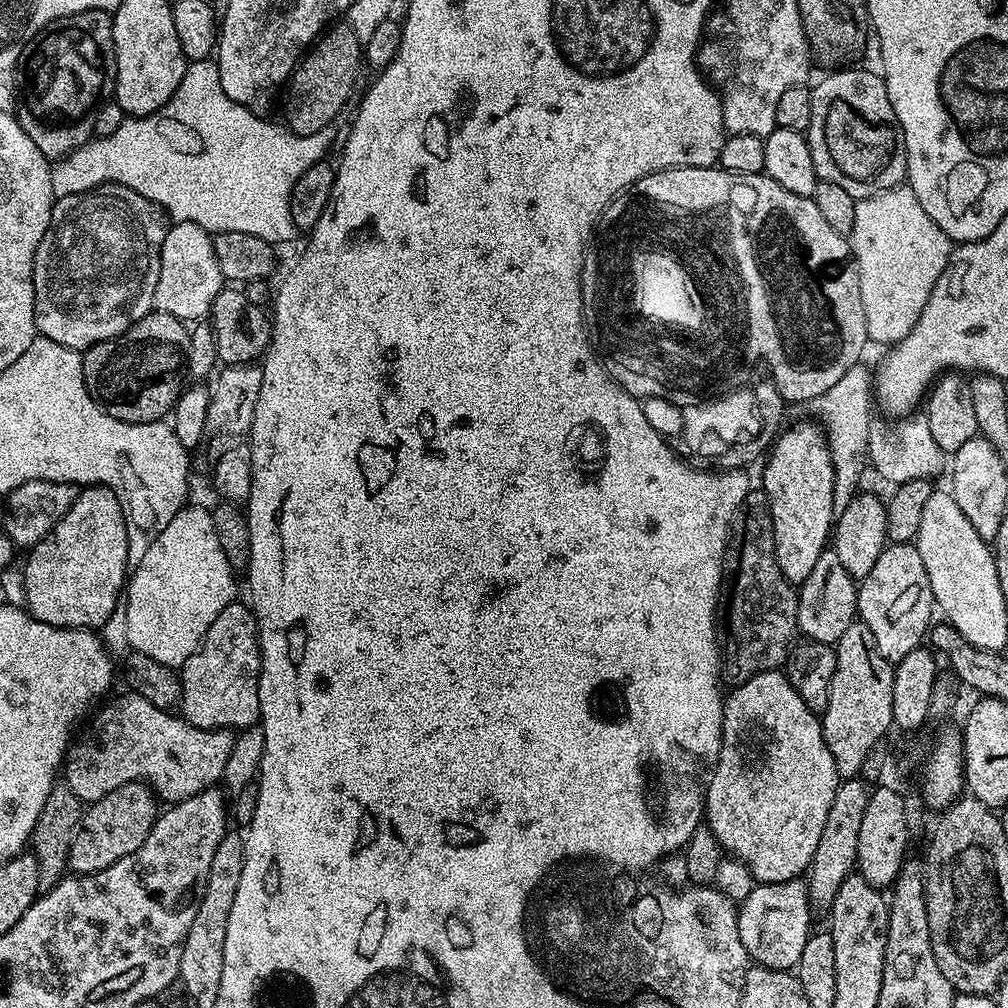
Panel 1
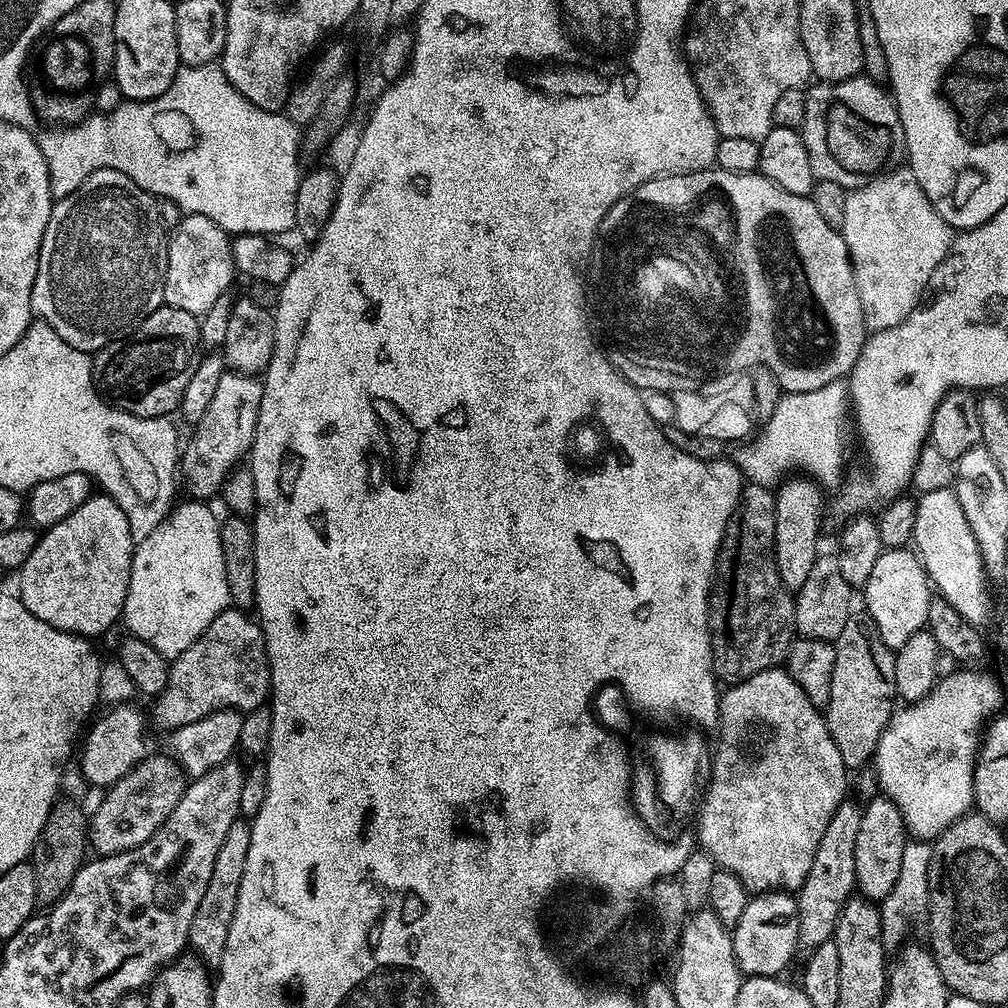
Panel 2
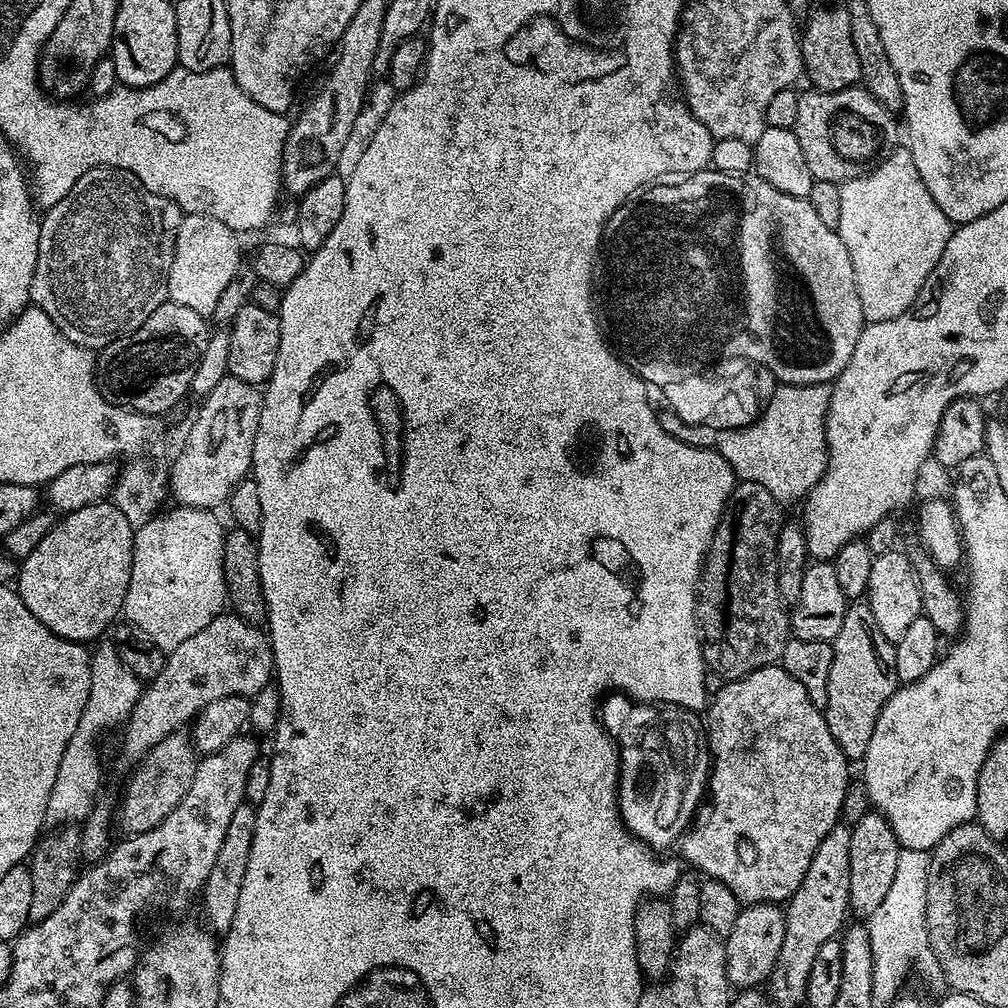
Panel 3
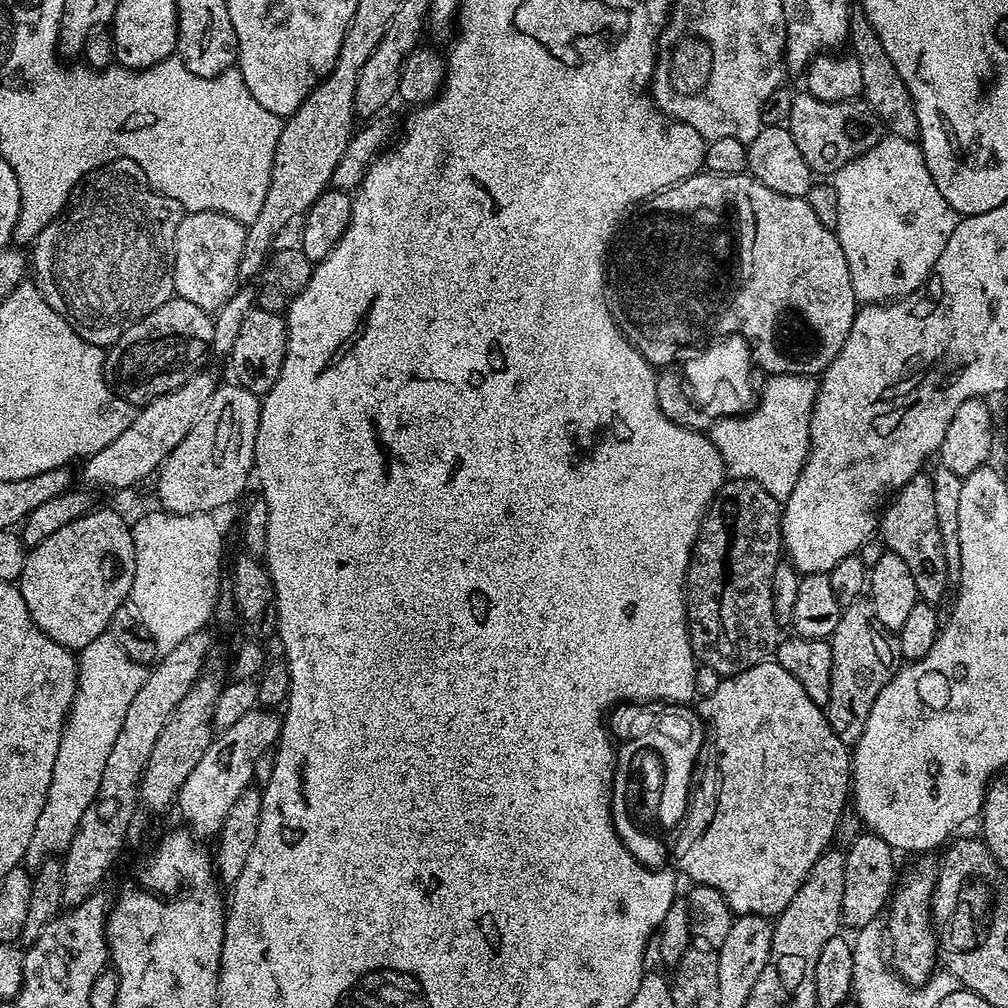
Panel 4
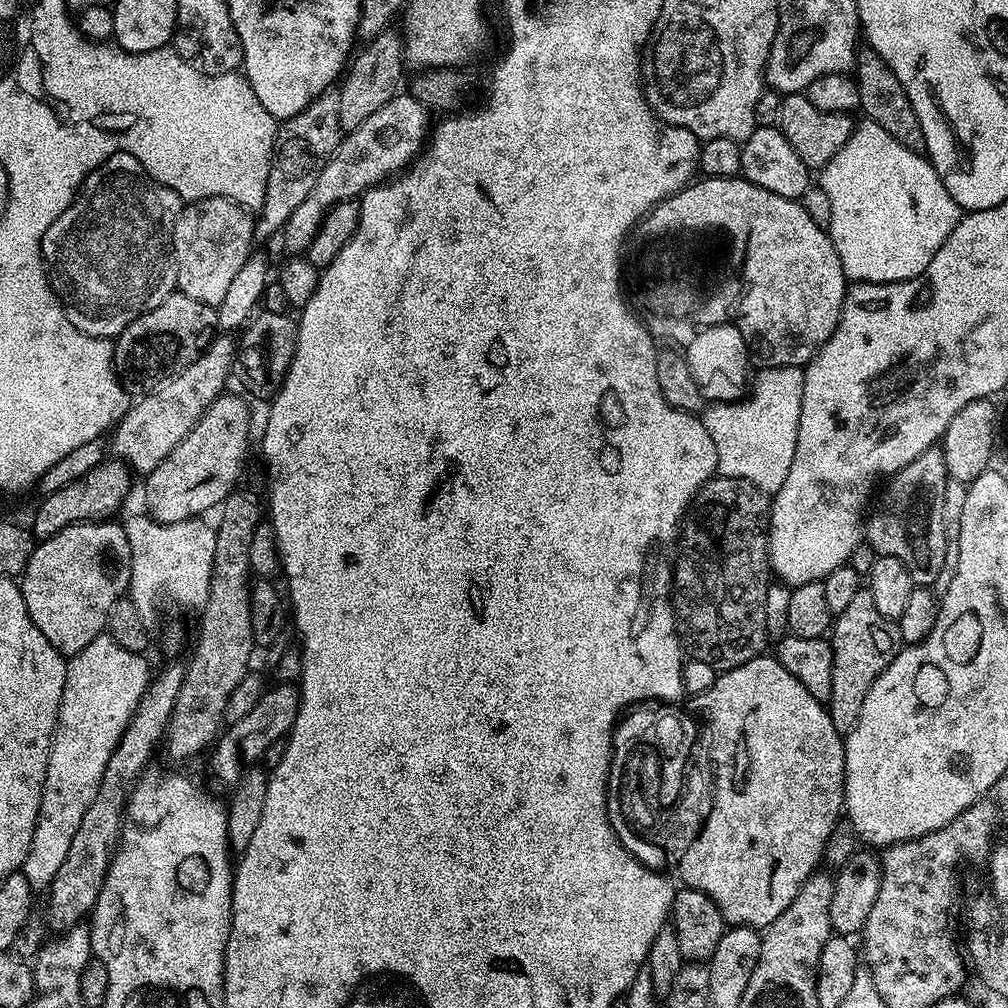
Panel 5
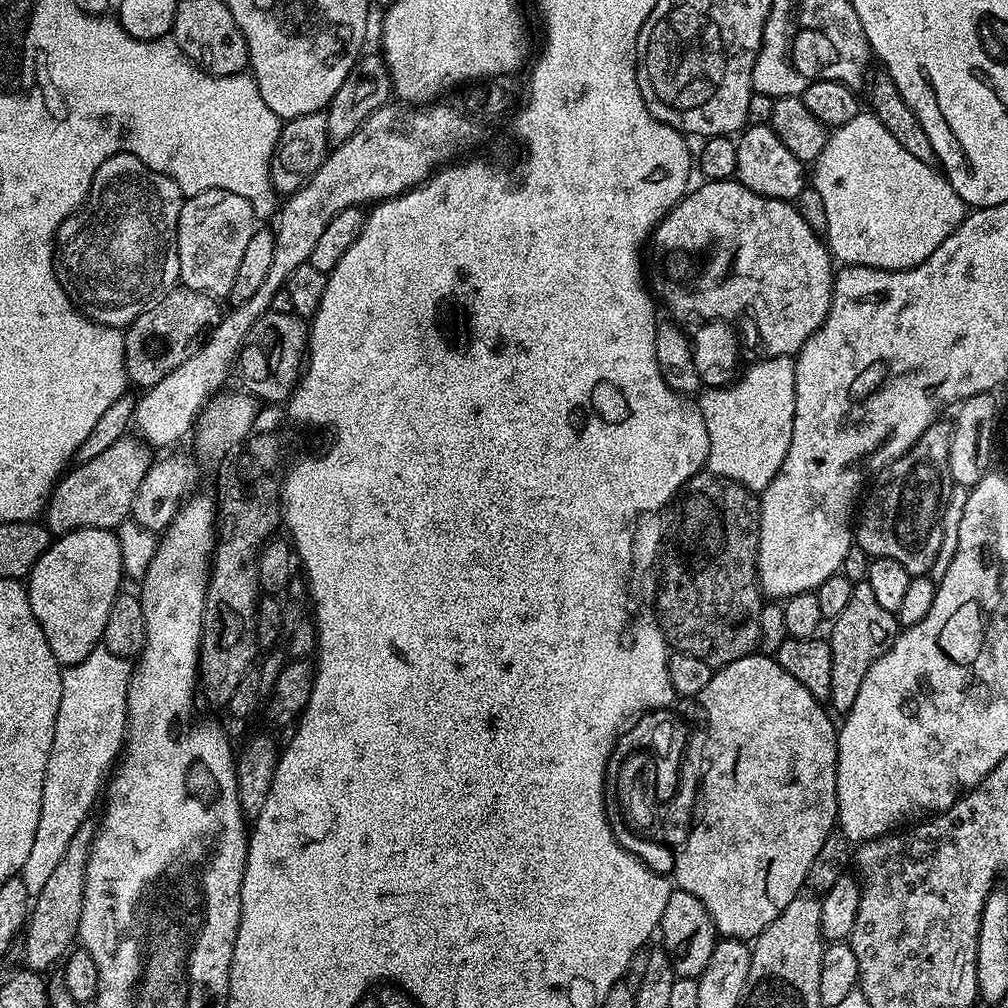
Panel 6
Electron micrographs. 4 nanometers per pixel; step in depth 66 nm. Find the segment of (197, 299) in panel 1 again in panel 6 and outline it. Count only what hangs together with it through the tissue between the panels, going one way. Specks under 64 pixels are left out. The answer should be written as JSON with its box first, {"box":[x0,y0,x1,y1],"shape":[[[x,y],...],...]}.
{"box":[176,190,258,298],"shape":[[[206,190],[185,199],[176,231],[179,283],[185,288],[217,298],[231,297],[234,278],[250,238],[256,233],[258,218],[242,198],[230,190]]]}

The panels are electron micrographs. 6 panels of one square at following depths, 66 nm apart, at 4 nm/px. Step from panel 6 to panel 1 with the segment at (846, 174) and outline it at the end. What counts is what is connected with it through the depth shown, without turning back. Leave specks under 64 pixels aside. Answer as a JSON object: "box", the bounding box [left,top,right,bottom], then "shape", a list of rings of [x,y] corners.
{"box":[850,186,954,346],"shape":[[[907,186],[891,188],[874,194],[865,200],[856,201],[854,226],[850,233],[852,259],[858,274],[858,286],[862,294],[862,314],[866,314],[868,339],[873,345],[891,346],[900,343],[918,322],[938,278],[946,270],[954,242],[922,210],[914,190]]]}

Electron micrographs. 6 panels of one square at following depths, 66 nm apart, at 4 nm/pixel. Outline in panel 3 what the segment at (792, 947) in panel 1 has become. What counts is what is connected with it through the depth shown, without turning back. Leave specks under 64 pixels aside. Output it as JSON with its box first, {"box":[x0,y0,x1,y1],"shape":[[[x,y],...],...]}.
{"box":[723,904,786,989],"shape":[[[749,904],[741,907],[734,926],[723,941],[726,978],[733,989],[755,989],[771,976],[782,950],[782,938],[786,934],[784,913],[785,909],[778,904]]]}

